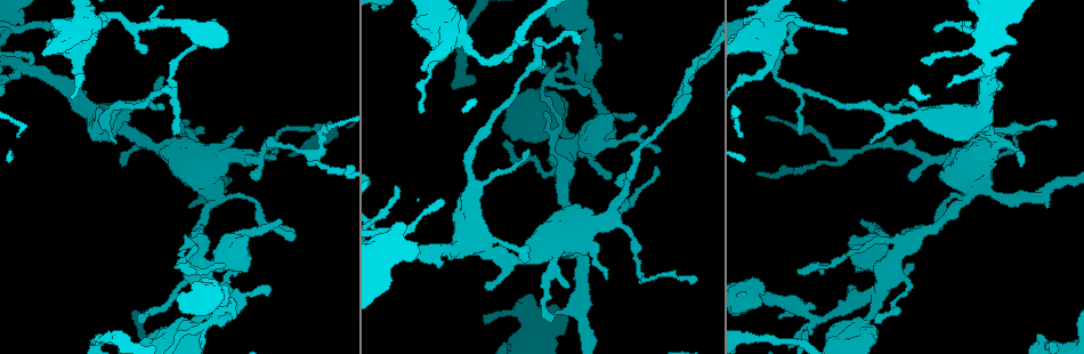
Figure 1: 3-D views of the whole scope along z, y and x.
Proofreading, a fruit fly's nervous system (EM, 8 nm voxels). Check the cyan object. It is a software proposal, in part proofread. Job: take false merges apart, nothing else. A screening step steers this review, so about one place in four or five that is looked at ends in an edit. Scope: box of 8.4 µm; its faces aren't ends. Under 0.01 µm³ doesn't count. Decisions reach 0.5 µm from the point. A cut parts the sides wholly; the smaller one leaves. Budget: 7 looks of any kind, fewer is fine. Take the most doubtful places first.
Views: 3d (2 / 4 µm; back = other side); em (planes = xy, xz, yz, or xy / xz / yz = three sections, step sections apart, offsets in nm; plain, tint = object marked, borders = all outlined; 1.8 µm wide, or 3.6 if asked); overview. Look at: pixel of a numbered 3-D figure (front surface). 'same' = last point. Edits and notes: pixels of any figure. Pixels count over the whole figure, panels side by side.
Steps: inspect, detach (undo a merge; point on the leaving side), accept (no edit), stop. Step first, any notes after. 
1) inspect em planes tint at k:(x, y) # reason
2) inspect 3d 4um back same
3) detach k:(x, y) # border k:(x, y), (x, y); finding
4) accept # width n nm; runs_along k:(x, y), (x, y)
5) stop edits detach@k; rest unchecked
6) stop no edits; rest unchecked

inspect 3d 2um at 1:(676, 109) # abrupt turn

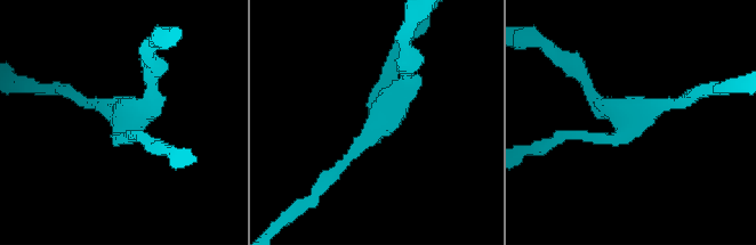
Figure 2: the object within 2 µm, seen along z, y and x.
inspect em planes plain at 2:(378, 121) # arms 3

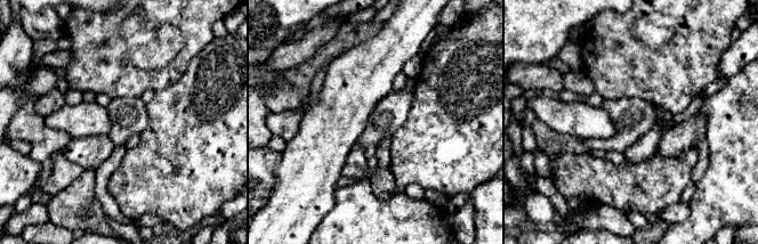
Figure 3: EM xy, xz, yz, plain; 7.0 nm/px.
inspect em planes tint same # with the object marked

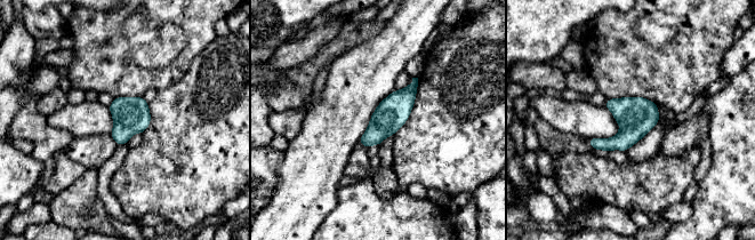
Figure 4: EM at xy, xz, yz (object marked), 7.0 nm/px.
accept # width 220 nm; continuous, no second cell

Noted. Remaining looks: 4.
inspect 3d 4um at 1:(781, 26) # looks like a crossing

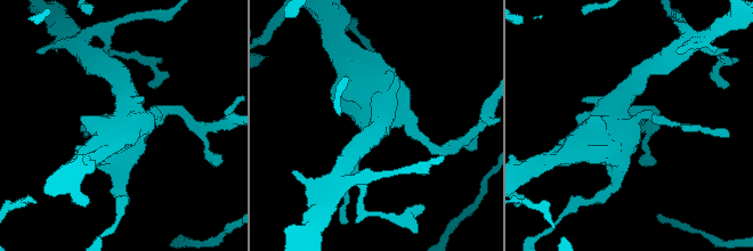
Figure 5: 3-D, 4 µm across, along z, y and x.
inspect em 3.6um planes tint at 5:(632, 123)

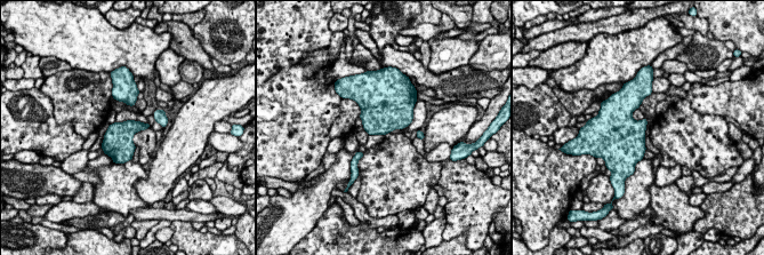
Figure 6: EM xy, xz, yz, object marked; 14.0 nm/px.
accept # width 360 nm; continuous, no second cell

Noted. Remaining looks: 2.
inspect 3d 2um at 1:(206, 286) # sudden change in width

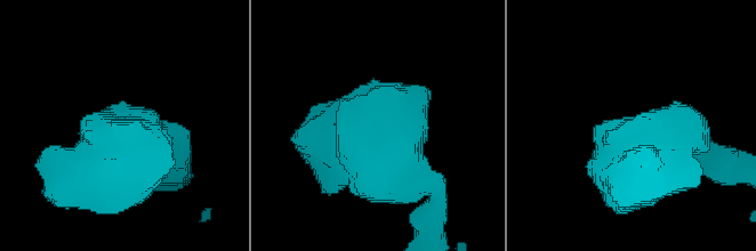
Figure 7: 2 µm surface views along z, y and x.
inspect em xz step 16 tint at 7:(383, 154) # now the EM

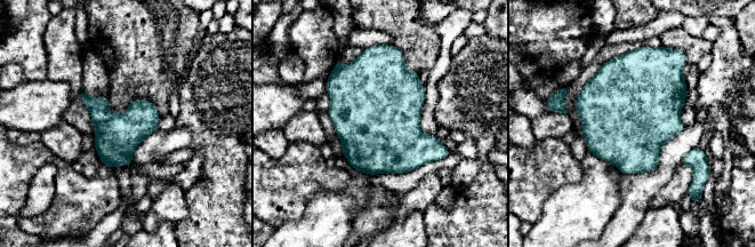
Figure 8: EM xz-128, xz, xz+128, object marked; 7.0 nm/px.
accept # one cell here

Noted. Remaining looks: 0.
stop no edits; rest unchecked

